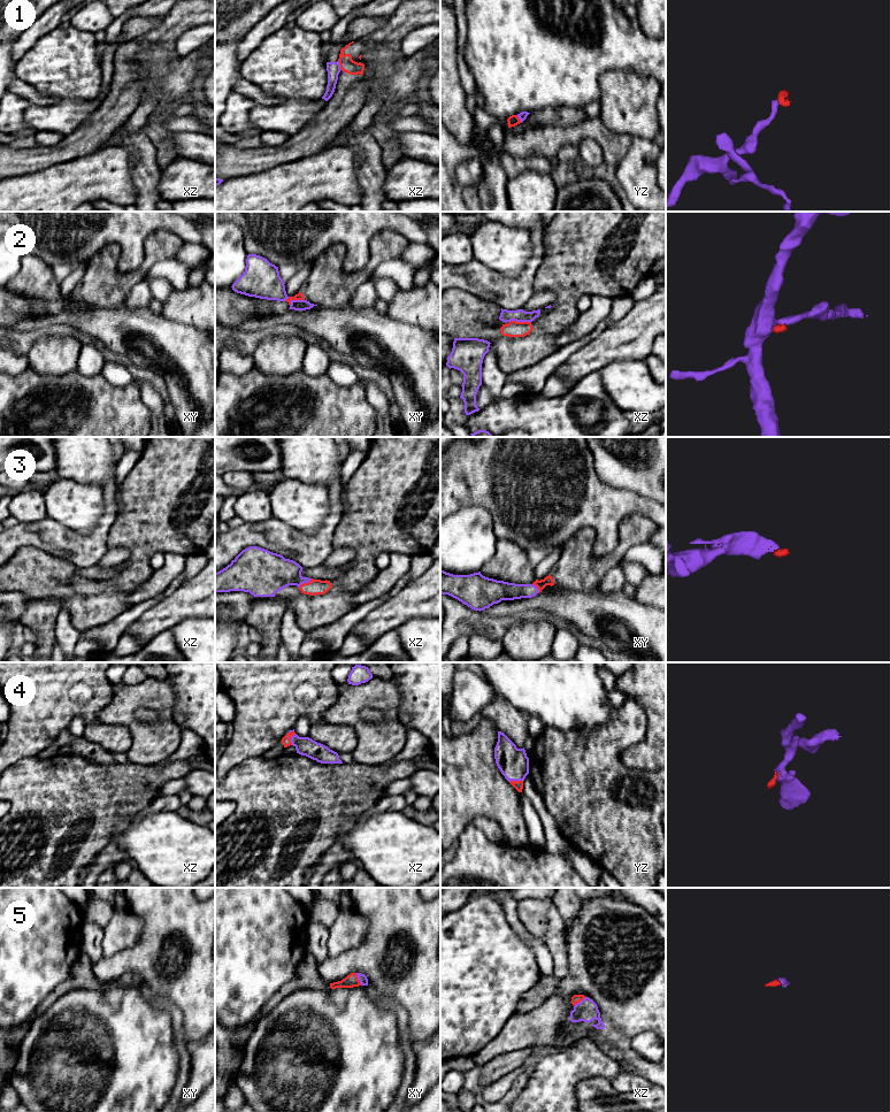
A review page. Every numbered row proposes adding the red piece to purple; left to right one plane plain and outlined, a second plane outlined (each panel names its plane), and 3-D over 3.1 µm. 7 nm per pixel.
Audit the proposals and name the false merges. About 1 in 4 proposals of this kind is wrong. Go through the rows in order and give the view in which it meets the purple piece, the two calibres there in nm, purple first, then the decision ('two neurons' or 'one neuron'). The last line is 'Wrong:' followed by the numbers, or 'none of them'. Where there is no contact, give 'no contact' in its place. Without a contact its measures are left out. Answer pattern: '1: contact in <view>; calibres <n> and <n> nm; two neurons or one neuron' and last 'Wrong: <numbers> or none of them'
1: contact in xz; calibres 100 and 100 nm; two neurons
2: contact in xz; calibres 90 and 110 nm; two neurons
3: contact in xz; calibres 280 and 110 nm; one neuron
4: contact in yz; calibres 220 and 60 nm; one neuron
5: contact in xz; calibres 160 and 60 nm; one neuron
Wrong: 1, 2

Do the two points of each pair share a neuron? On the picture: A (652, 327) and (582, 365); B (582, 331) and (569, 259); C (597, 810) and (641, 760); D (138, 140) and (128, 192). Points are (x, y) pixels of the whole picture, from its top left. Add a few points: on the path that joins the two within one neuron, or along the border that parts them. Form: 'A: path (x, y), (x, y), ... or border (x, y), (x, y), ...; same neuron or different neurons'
A: path (635, 332), (629, 338), (616, 342), (598, 352); same neuron
B: border (581, 313), (560, 334); different neurons
C: border (621, 752), (621, 760), (626, 765), (653, 772); different neurons
D: border (112, 145), (130, 151), (136, 188); different neurons

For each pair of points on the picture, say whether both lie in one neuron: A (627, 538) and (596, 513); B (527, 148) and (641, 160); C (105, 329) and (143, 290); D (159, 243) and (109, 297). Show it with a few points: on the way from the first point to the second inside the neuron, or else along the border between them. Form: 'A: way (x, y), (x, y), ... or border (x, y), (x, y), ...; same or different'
A: border (638, 513), (621, 521), (619, 542), (605, 554); different
B: border (634, 138), (627, 153), (614, 166); different
C: border (123, 305), (129, 307), (147, 307); different
D: way (151, 258), (133, 277), (124, 282); same

